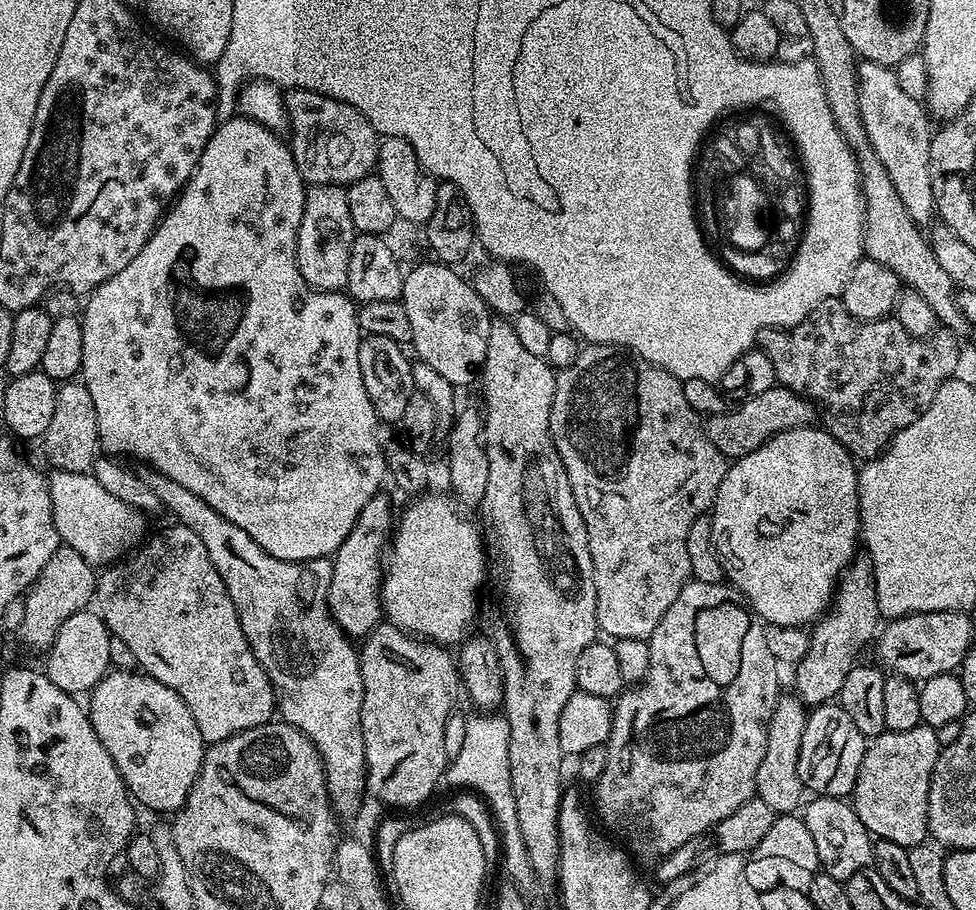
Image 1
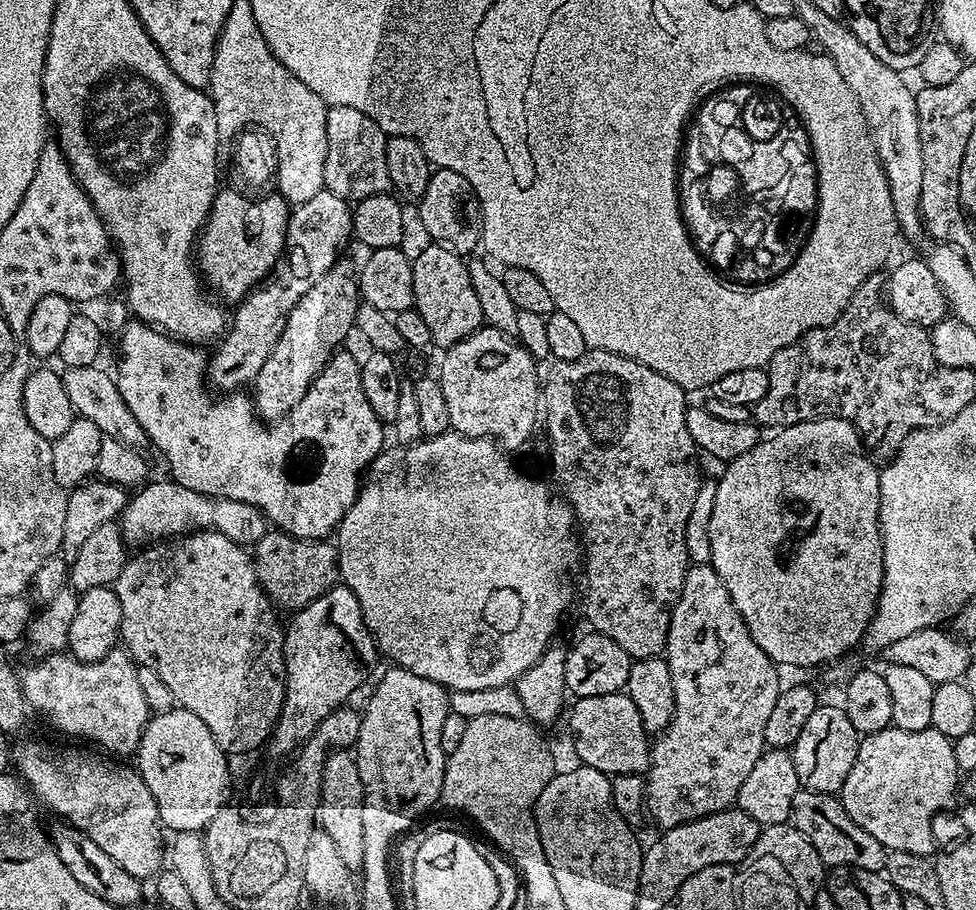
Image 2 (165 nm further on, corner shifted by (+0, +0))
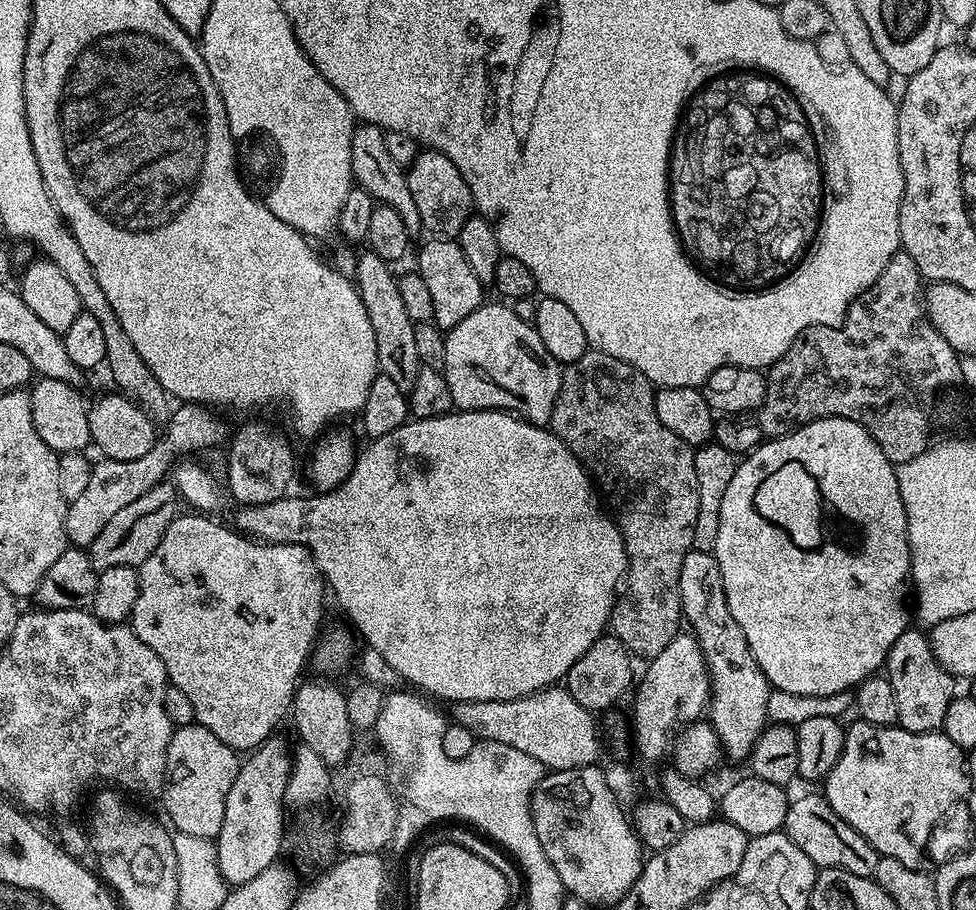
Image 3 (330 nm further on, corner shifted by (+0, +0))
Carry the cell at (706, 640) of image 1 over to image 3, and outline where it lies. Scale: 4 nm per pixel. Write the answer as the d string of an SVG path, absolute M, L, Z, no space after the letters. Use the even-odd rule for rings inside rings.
M695 550L682 558L682 578L680 579L680 603L682 605L682 616L690 627L691 635L695 636L700 643L700 649L704 655L704 661L708 664L708 678L712 681L712 694L706 709L706 716L714 725L723 755L732 760L747 761L752 754L752 748L756 739L766 727L768 711L766 702L770 685L766 674L758 666L754 654L750 654L750 646L746 642L746 634L738 630L738 622L728 609L724 583L722 582L722 570L718 570L718 562L712 552L697 552Z

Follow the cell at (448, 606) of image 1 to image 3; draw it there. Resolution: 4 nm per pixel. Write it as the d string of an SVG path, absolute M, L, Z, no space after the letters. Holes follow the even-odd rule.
M453 410L447 412L445 416L439 416L438 418L426 418L425 420L412 418L409 419L407 424L398 426L398 430L390 430L390 434L382 434L382 438L372 440L369 445L369 448L365 452L363 449L357 455L356 464L352 467L352 472L337 488L329 488L321 491L319 494L312 494L316 496L295 496L295 494L289 494L283 496L280 500L266 502L262 506L243 505L241 512L244 513L240 516L240 524L238 523L239 531L260 542L270 544L303 544L304 547L308 548L314 558L314 562L318 566L321 576L324 577L325 585L331 591L332 588L336 591L336 596L340 599L341 610L348 615L349 622L360 631L361 638L368 643L365 645L371 651L377 652L382 658L386 658L386 662L390 662L390 666L400 675L401 681L407 682L409 680L410 683L417 684L421 688L421 690L419 689L421 693L429 692L429 694L424 693L429 697L437 696L440 700L448 700L447 702L458 700L473 700L474 702L513 700L514 698L522 698L535 692L541 692L544 688L559 685L567 677L570 666L574 666L574 662L578 662L578 658L582 658L582 654L586 654L586 650L590 650L590 646L594 646L594 642L598 642L598 638L605 635L606 629L609 627L612 619L612 605L616 602L618 589L622 584L622 577L628 570L628 555L626 554L626 546L620 533L620 527L616 525L616 521L611 515L605 514L603 516L600 513L602 500L598 495L597 489L594 487L592 477L588 475L588 469L556 437L555 432L539 424L532 424L529 420L523 419L513 413L499 412L498 410L478 410L477 412Z

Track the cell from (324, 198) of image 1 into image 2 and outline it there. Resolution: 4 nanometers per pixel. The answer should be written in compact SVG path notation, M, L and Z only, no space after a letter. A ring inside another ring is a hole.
M338 262L290 310L286 318L286 326L282 330L282 338L274 346L270 358L258 370L250 399L256 409L256 415L265 422L283 420L294 406L302 400L302 394L314 382L314 378L324 369L326 362L333 352L341 347L340 344L356 327L356 315L362 303L360 285L355 271L352 272Z

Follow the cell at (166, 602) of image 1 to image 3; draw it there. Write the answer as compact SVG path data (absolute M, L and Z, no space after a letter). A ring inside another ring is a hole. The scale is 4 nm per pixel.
M188 514L192 516L177 515L176 519L170 522L166 534L162 534L162 542L146 558L146 562L141 564L138 571L140 573L140 589L138 598L134 602L134 610L130 617L130 627L158 658L166 666L171 687L182 690L186 698L190 698L190 703L194 706L196 723L201 724L210 734L222 738L226 746L235 748L237 753L248 754L257 749L263 742L271 737L276 727L289 715L292 700L296 696L296 690L301 683L302 675L300 671L304 668L304 663L309 663L313 655L318 637L321 635L322 627L320 623L324 620L324 592L326 585L324 577L321 576L310 550L303 544L270 544L267 542L257 542L247 535L241 534L235 527L227 528L224 524L212 520L208 514Z

